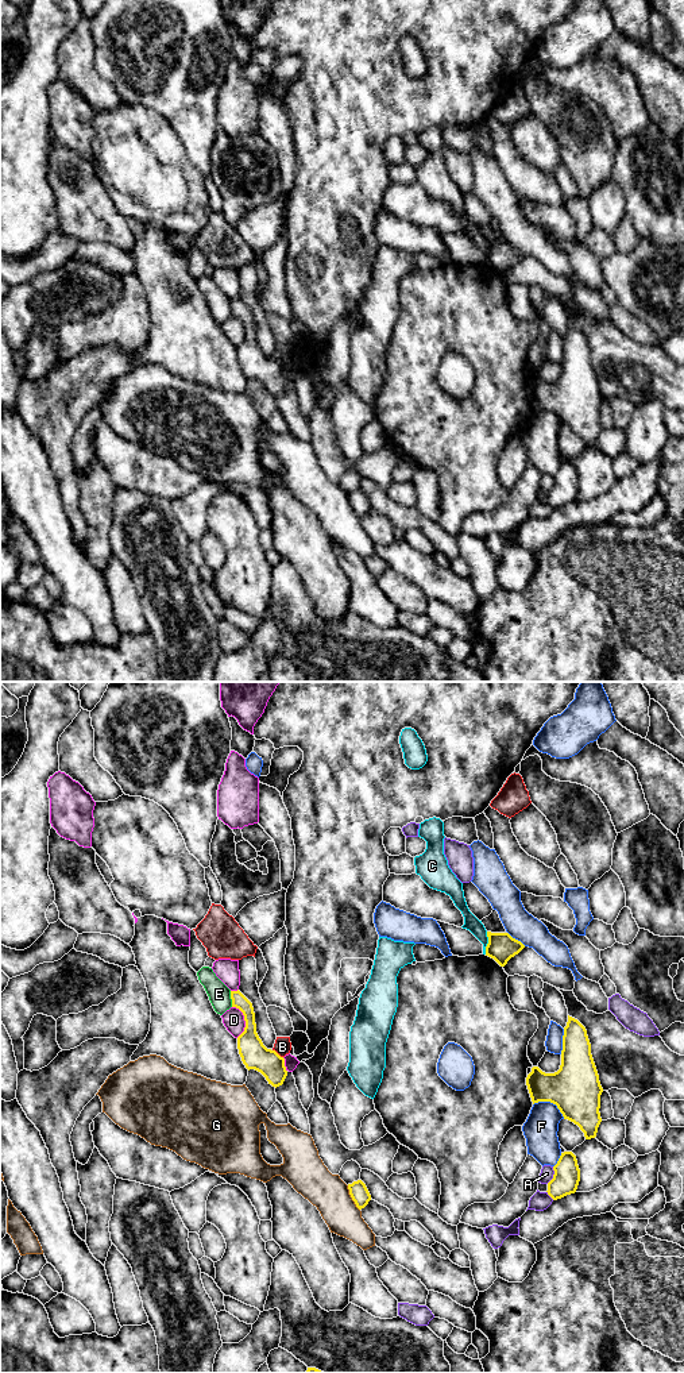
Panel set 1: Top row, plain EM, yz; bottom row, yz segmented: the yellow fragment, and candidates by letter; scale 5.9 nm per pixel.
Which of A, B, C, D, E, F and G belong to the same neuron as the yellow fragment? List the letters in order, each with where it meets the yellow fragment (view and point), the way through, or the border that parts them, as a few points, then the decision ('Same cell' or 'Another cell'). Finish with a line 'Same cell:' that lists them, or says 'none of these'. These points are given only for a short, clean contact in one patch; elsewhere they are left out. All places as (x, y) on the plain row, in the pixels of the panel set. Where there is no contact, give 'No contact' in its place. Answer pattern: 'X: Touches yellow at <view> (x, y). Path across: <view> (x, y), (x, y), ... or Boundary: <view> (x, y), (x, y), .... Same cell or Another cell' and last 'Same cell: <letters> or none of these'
A: Touches yellow at yz (553, 483). Another cell
B: Touches yellow at yz (277, 362). Boundary: yz (273, 358), (282, 366). Another cell
C: Touches yellow at yz (489, 251). Boundary: yz (487, 240), (485, 262). Another cell
D: Touches yellow at yz (244, 328). Another cell
E: Touches yellow at yz (231, 307). Another cell
F: Touches yellow at yz (551, 411). Another cell
G: Touches yellow at yz (351, 505). Another cell
Same cell: none of these

